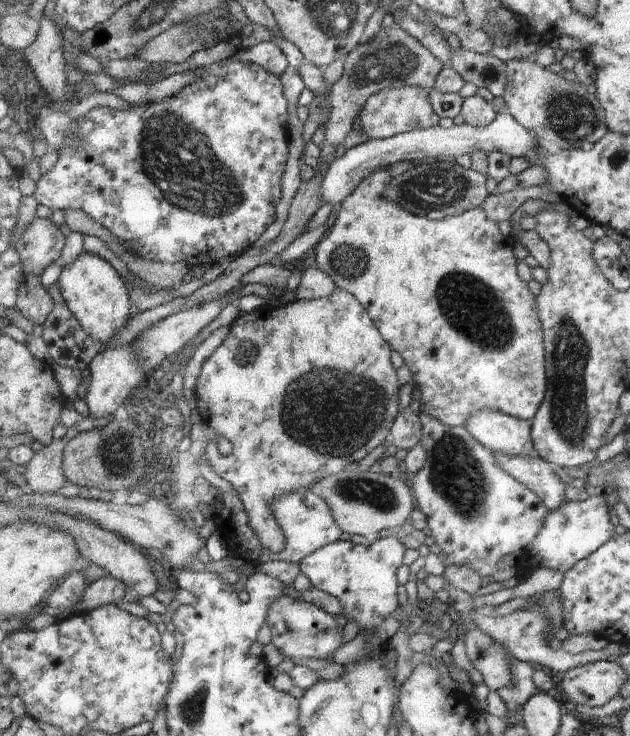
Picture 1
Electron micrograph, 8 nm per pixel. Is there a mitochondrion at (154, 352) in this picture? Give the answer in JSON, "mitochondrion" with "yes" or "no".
{"mitochondrion":"no"}

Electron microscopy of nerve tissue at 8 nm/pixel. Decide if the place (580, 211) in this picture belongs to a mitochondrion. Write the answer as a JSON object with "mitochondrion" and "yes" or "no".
{"mitochondrion":"no"}

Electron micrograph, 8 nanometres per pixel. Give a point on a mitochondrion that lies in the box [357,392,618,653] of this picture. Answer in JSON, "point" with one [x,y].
{"point":[458,477]}

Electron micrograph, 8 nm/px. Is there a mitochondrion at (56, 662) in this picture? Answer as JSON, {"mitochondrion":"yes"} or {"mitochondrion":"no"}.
{"mitochondrion":"no"}

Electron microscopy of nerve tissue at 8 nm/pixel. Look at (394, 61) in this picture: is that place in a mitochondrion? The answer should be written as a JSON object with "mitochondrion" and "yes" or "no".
{"mitochondrion":"yes"}

